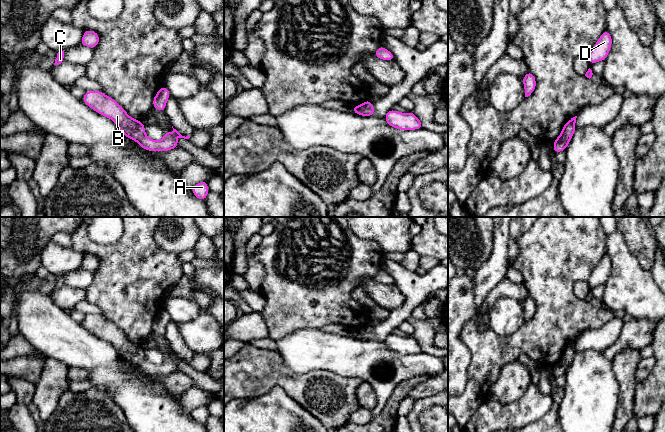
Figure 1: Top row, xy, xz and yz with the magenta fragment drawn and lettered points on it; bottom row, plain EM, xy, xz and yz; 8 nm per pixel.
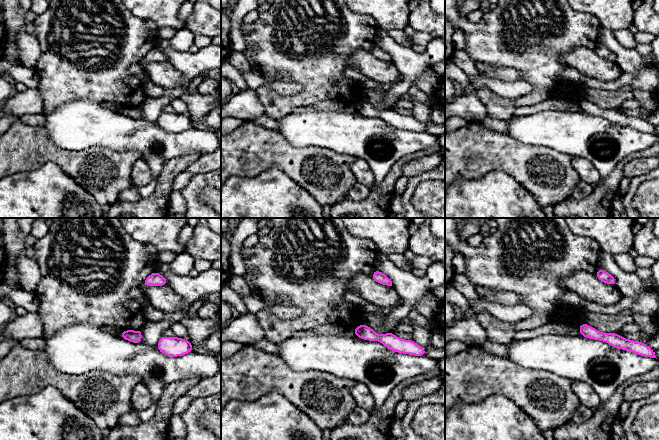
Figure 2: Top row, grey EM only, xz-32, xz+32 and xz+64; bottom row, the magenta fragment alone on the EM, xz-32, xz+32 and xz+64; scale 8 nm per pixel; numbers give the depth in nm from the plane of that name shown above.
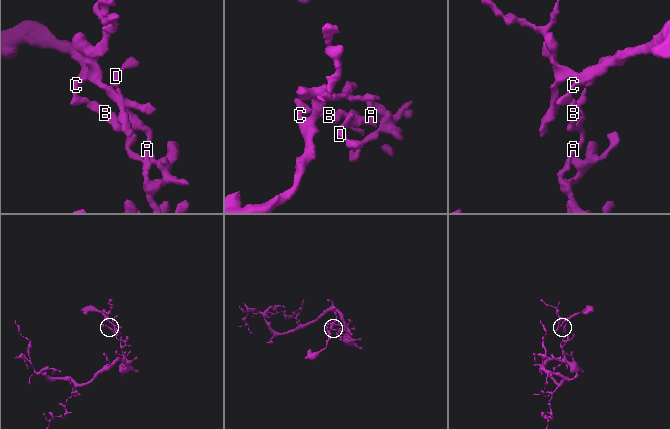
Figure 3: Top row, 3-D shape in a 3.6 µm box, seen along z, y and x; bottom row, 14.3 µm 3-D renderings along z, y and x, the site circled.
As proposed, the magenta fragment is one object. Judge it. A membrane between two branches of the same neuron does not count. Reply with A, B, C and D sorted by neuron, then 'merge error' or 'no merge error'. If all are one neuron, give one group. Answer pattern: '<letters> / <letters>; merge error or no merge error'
A D / B C; merge error

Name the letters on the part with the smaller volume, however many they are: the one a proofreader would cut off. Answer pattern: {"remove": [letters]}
{"remove": ["B", "C"]}

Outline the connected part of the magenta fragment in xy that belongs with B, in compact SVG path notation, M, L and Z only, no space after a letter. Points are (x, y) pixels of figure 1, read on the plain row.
M86 315L82 325L97 337L110 342L125 361L138 365L145 360L145 349L131 342L113 322L103 316Z

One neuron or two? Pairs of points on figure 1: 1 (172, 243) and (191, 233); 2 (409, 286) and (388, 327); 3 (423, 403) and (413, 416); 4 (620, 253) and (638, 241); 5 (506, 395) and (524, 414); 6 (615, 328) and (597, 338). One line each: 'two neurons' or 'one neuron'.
1: one neuron
2: one neuron
3: one neuron
4: two neurons
5: two neurons
6: one neuron

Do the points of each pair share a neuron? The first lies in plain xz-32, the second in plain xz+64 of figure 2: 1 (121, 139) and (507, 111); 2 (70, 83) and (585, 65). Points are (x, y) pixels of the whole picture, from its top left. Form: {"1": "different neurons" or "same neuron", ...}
{"1": "different neurons", "2": "different neurons"}

